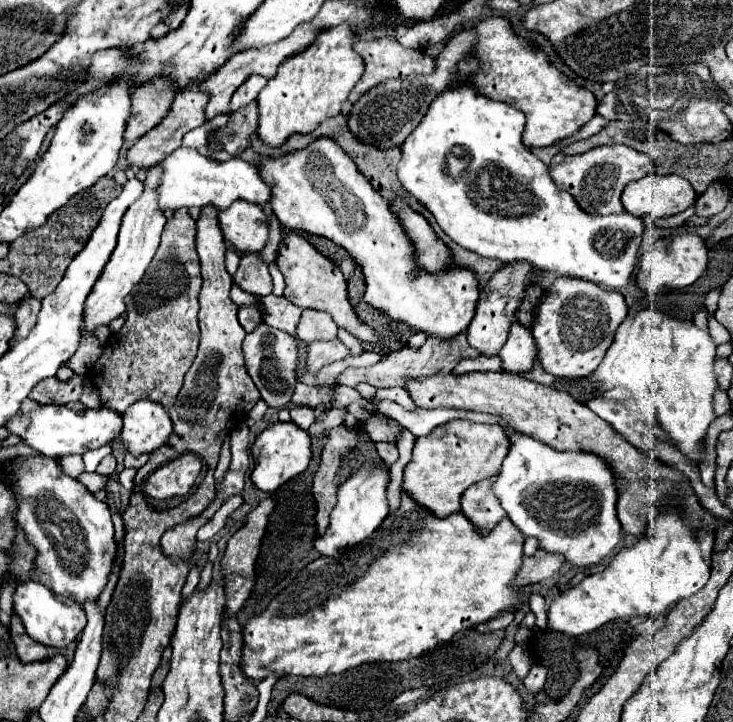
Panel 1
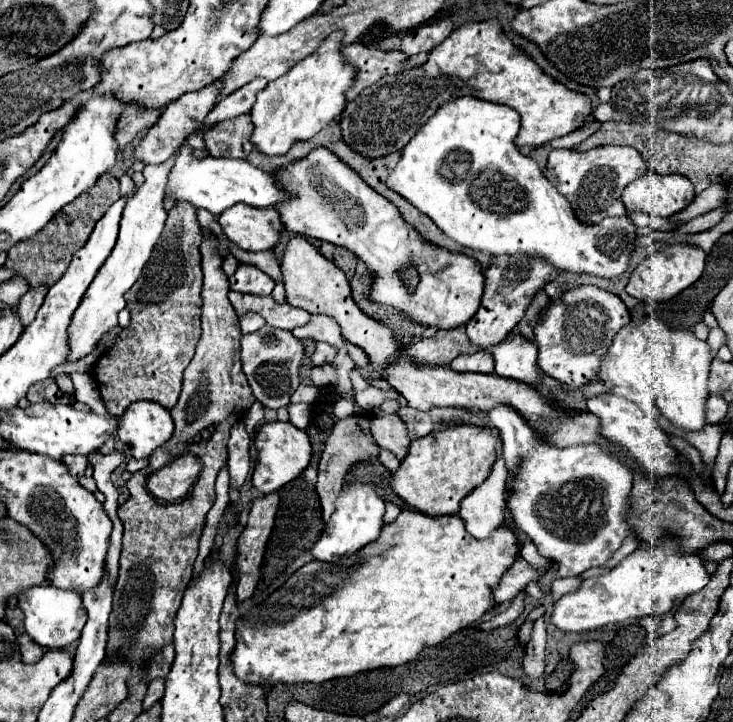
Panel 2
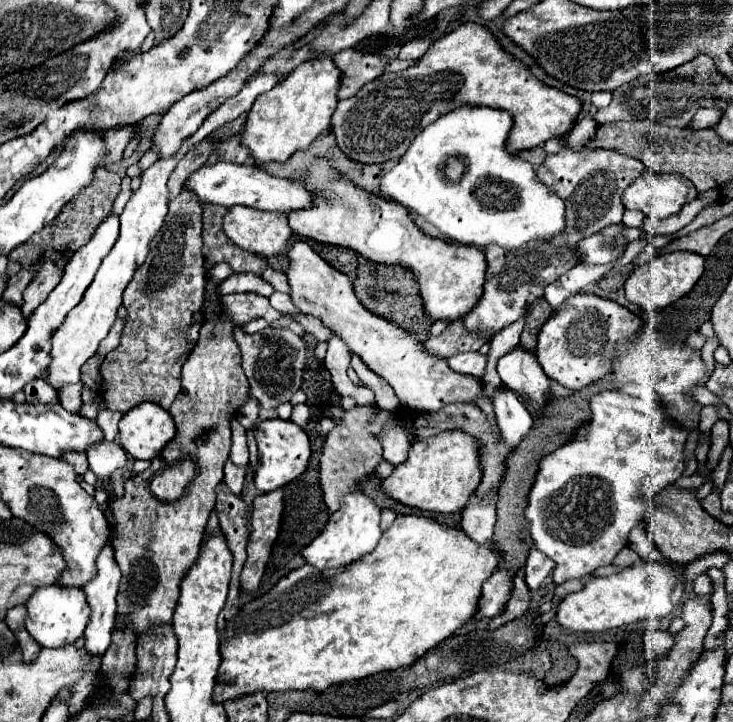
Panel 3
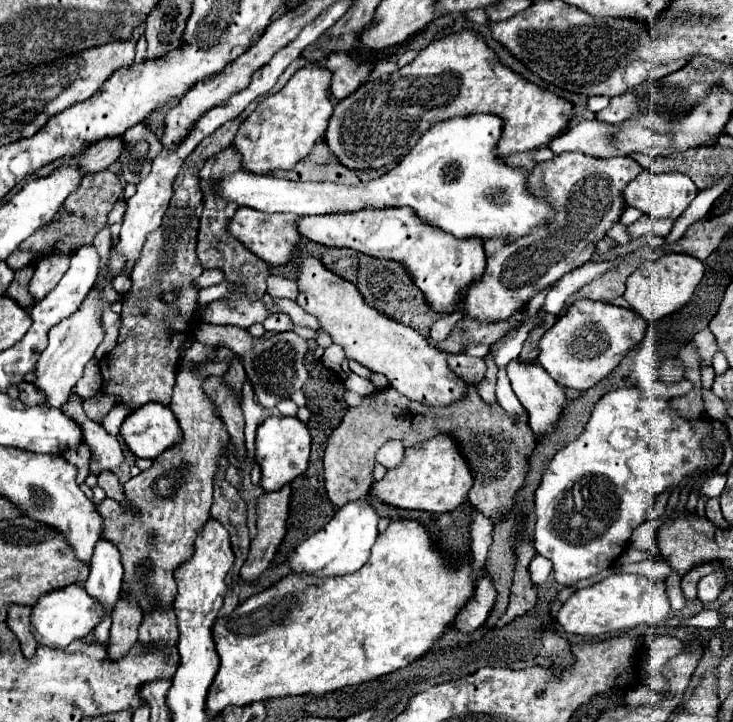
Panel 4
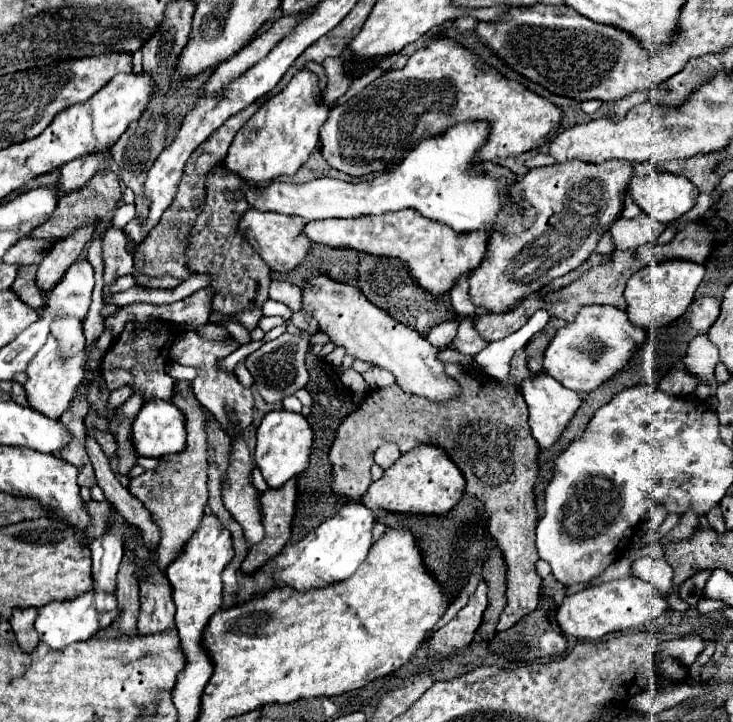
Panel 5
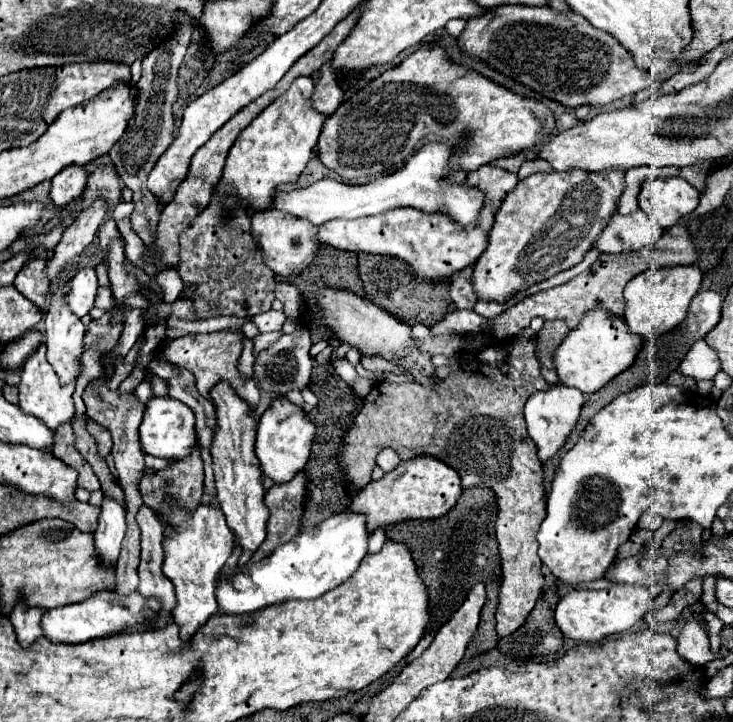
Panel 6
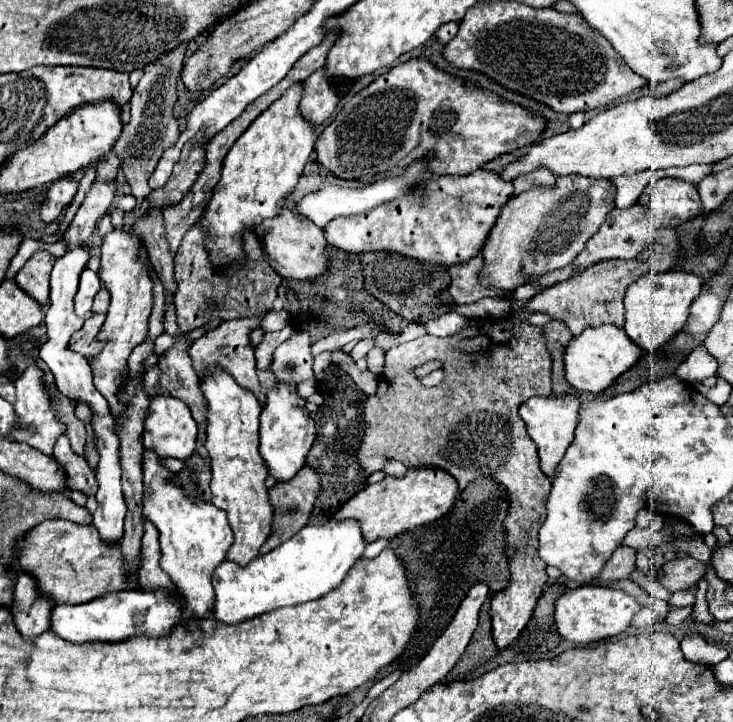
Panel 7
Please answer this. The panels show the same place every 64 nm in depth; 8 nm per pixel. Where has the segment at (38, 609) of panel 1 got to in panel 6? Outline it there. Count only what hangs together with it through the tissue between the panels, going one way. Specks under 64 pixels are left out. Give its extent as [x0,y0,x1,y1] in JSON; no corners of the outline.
[42,590,162,644]

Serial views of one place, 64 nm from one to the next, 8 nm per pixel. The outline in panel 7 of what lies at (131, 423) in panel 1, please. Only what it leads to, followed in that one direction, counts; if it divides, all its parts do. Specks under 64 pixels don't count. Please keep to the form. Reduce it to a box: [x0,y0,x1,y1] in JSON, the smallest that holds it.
[142,394,198,460]

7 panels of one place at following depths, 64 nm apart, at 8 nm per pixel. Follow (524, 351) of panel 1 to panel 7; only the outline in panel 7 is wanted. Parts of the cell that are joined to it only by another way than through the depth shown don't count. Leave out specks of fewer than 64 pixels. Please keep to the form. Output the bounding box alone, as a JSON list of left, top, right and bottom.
[520,394,578,478]

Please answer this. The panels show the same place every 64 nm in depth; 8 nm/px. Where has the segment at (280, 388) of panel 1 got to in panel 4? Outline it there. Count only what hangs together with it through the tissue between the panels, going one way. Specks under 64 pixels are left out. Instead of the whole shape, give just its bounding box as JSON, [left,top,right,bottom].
[194,322,308,408]

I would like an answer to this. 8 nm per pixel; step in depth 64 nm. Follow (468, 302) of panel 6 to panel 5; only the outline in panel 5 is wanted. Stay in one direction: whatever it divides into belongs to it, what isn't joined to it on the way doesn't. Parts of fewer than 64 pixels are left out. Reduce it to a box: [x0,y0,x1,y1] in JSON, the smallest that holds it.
[450,274,476,316]

